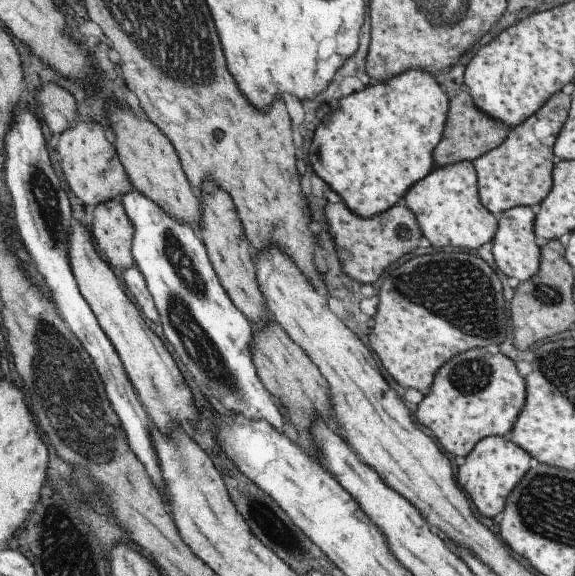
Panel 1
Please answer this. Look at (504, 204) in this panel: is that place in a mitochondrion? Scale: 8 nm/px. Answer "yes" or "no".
no

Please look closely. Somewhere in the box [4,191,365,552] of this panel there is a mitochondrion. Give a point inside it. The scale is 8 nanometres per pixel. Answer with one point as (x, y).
(58, 367)

